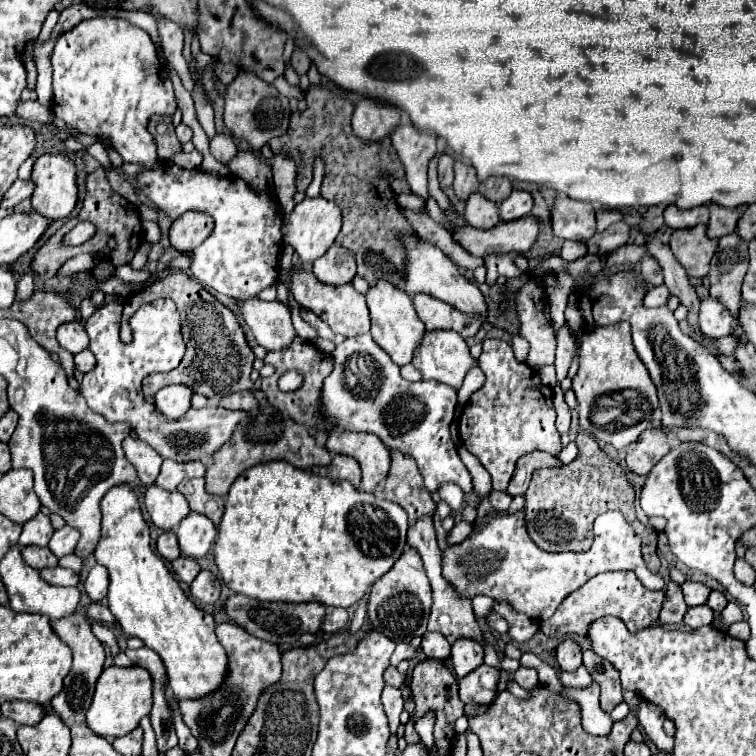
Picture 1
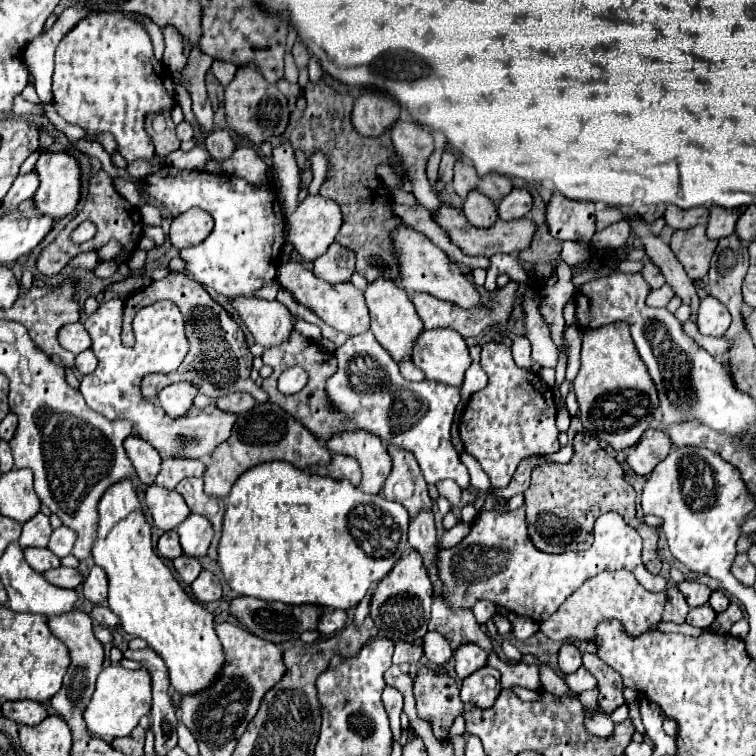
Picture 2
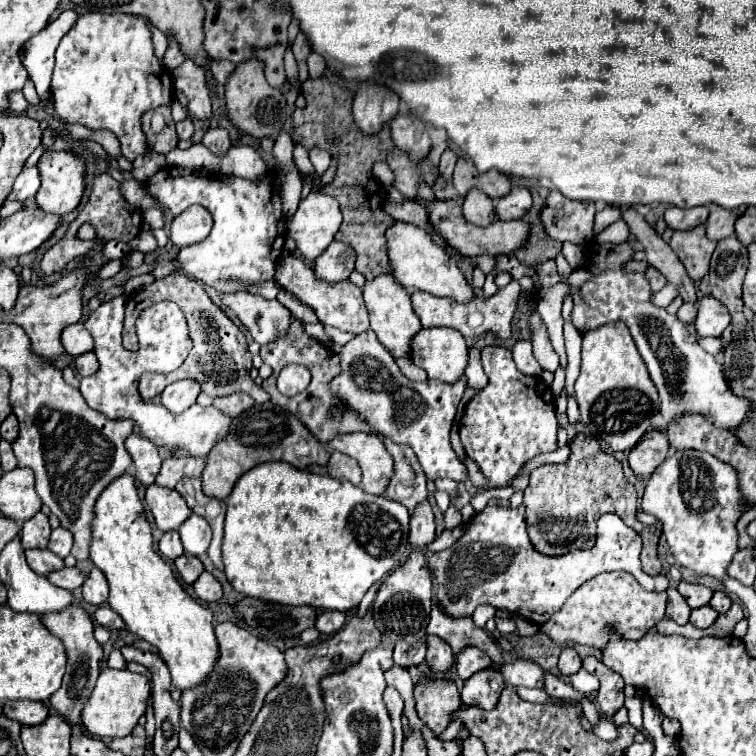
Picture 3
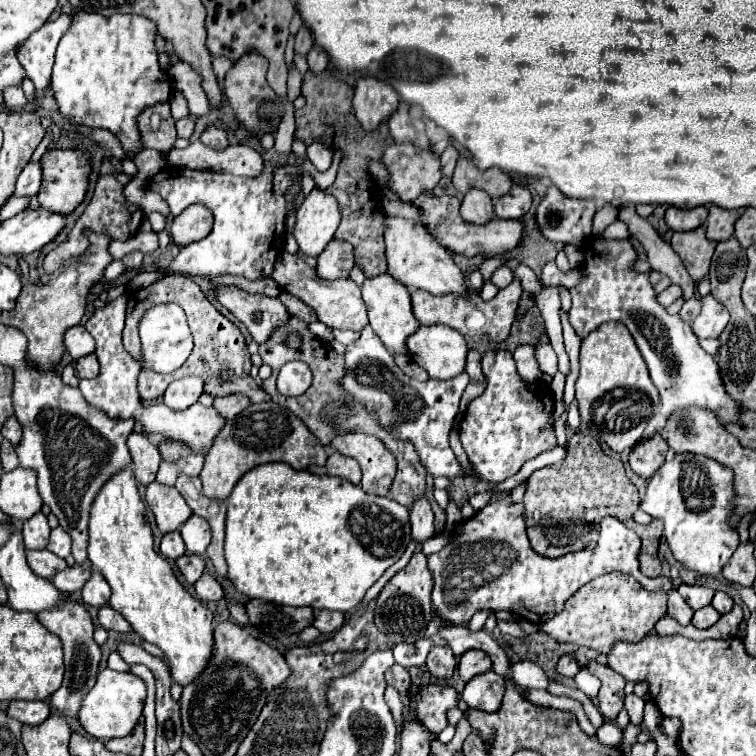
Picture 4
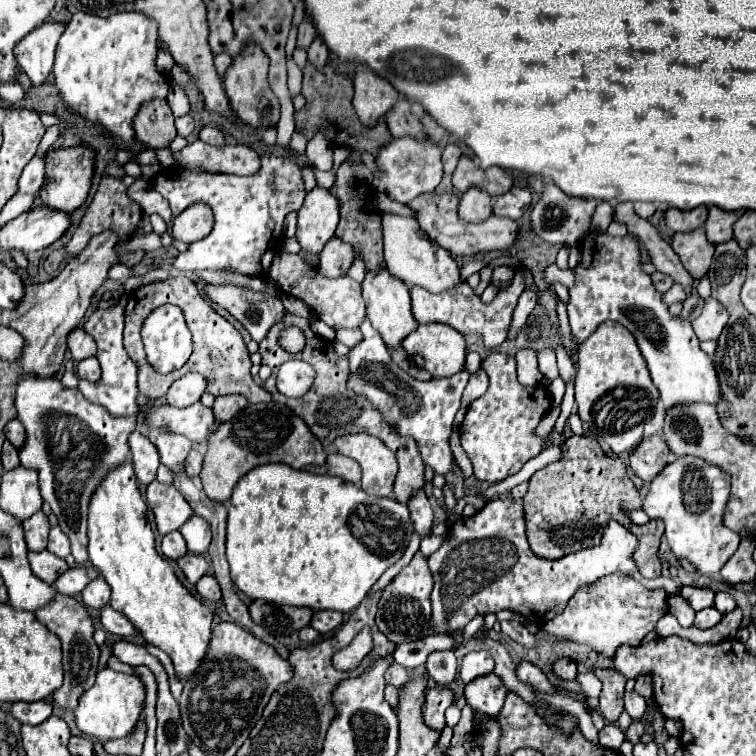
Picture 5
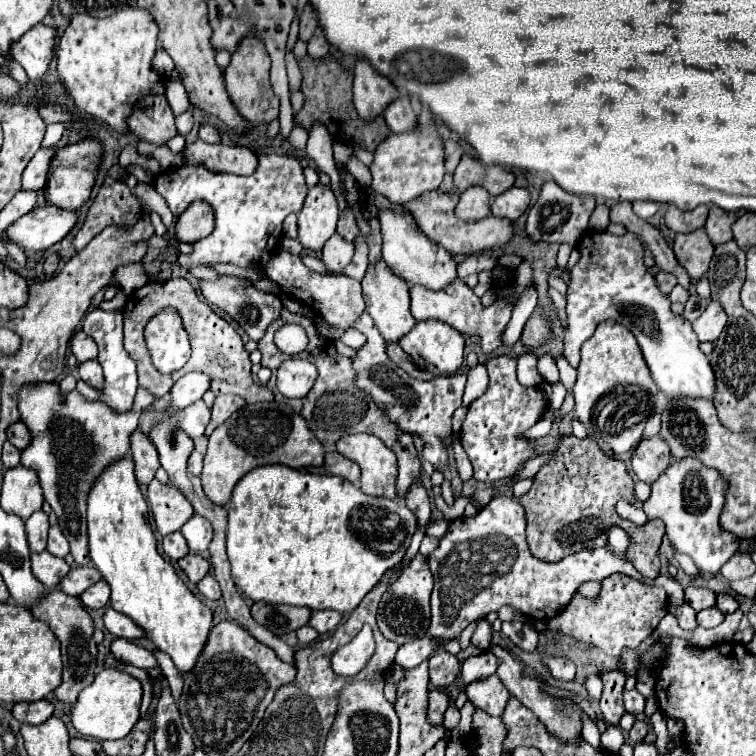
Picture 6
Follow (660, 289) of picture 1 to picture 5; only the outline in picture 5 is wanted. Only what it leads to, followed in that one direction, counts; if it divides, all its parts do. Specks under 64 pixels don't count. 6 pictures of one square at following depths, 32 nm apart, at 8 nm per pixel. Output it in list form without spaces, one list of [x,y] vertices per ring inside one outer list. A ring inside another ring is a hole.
[[[674,284],[668,292],[664,292],[664,294],[662,294],[662,300],[664,300],[666,304],[672,304],[672,302],[684,302],[684,300],[686,300],[686,296],[684,296],[682,286]]]

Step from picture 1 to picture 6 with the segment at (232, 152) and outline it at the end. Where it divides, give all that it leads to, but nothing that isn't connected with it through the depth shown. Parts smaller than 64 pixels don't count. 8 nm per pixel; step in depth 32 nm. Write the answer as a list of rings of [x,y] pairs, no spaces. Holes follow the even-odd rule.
[[[204,124],[204,126],[200,128],[200,140],[208,142],[208,144],[220,144],[220,134],[218,134],[218,130],[216,130],[214,126]]]

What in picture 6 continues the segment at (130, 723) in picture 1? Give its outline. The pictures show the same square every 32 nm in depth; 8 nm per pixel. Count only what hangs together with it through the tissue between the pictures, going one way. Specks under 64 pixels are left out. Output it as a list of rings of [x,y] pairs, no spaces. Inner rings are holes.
[[[104,668],[96,674],[96,680],[90,688],[80,692],[76,706],[72,708],[72,722],[82,736],[94,740],[118,740],[124,738],[140,718],[142,702],[142,684],[130,674],[118,672],[114,668]]]

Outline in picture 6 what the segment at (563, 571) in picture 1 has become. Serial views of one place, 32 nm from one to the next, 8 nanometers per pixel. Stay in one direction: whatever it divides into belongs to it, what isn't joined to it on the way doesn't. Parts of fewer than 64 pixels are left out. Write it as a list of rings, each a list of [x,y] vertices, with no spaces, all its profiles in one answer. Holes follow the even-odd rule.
[[[494,496],[474,518],[456,518],[450,522],[446,536],[428,556],[434,576],[432,592],[432,624],[430,636],[454,640],[476,618],[498,612],[502,606],[516,608],[532,622],[546,622],[566,608],[576,588],[590,580],[604,580],[614,572],[632,576],[648,586],[660,586],[670,596],[670,612],[684,602],[684,588],[670,576],[654,580],[644,578],[628,560],[632,538],[620,526],[608,530],[608,540],[600,548],[580,550],[560,562],[544,562],[530,554],[526,542],[526,518],[522,504],[512,496]]]

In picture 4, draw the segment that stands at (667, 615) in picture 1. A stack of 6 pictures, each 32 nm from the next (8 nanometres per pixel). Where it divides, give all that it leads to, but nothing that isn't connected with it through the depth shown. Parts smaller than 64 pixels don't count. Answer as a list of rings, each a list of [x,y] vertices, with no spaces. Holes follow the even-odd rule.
[[[676,588],[668,592],[668,616],[672,616],[674,620],[678,620],[678,624],[686,626],[686,624],[690,624],[692,612],[694,610],[686,604],[686,600],[678,594]]]

